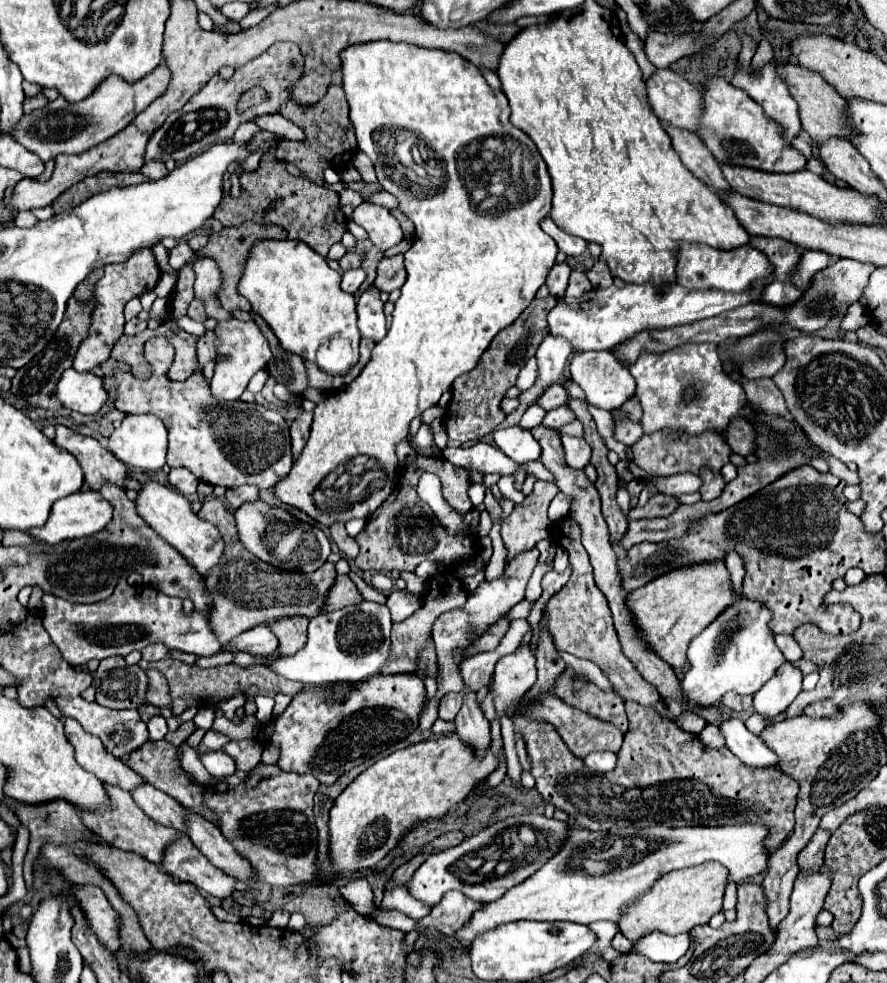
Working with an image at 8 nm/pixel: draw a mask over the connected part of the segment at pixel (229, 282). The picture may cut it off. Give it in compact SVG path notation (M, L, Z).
M240 223L236 227L222 227L220 231L212 233L208 237L208 243L196 251L198 257L210 257L218 263L218 269L222 271L222 287L230 287L230 313L240 309L240 311L250 311L250 303L248 299L240 297L238 291L236 291L236 285L242 277L242 269L244 269L244 263L246 263L246 257L248 257L248 251L250 247L254 245L256 239L286 239L286 231L282 227L276 227L276 225L262 225L262 223Z

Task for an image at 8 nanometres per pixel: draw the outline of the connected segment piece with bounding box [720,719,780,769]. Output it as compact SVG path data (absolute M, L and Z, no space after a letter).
M724 719L720 723L720 729L726 737L726 747L744 765L754 769L780 769L776 753L772 753L758 735L750 733L740 719Z

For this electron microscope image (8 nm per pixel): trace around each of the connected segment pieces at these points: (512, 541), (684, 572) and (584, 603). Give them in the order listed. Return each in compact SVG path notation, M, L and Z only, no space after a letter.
M536 481L530 497L520 505L514 505L514 511L502 521L502 539L508 549L508 559L532 549L542 539L550 539L552 521L548 519L546 509L556 493L558 487L554 483Z
M724 561L716 563L702 563L692 567L674 569L648 585L632 591L626 599L628 613L634 619L634 625L640 629L644 643L648 649L660 655L670 667L678 669L686 665L686 649L688 643L704 629L708 627L720 611L724 611L732 597L732 581L728 575L728 569L724 567Z
M566 517L566 519L556 523L556 529L560 529L560 531L554 531L554 541L568 551L570 565L572 565L572 577L570 577L568 585L564 585L546 603L546 617L548 617L546 625L548 625L550 633L554 635L556 649L566 651L566 653L570 653L578 659L588 659L588 661L596 663L604 671L608 681L616 687L616 691L620 691L620 697L624 701L636 701L644 707L650 707L652 703L660 701L662 697L656 691L656 687L652 687L636 671L636 667L632 667L632 663L622 653L618 635L616 635L614 625L612 625L612 615L610 615L610 609L608 609L608 601L604 597L604 593L600 593L600 589L594 583L592 565L588 561L588 553L582 547L582 541L580 541L578 523L572 517Z

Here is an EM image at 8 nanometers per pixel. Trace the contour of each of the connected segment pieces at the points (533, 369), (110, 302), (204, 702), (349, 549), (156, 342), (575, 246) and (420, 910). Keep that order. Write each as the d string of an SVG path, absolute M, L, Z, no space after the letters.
M536 357L528 359L528 363L522 367L520 375L518 375L518 381L516 381L516 387L520 391L526 391L530 389L534 383L536 383L536 375L538 375L538 365L536 365Z
M150 249L136 251L136 255L132 255L132 259L124 261L124 263L112 263L106 267L104 277L96 283L96 289L94 289L98 307L92 315L90 335L88 335L88 339L82 341L82 345L76 353L76 359L74 359L76 371L92 371L94 367L98 367L100 363L104 363L110 357L114 343L124 333L124 305L132 297L138 297L144 291L152 291L156 281L158 281L158 273L160 273L160 269L158 269L158 263L156 263Z
M162 659L162 661L152 661L152 663L142 661L140 665L144 665L144 669L158 669L158 671L162 671L166 675L168 685L170 685L170 695L172 695L172 701L174 701L172 713L176 713L176 715L180 715L186 707L198 707L198 709L214 707L216 703L220 703L224 699L230 699L230 697L234 697L238 693L248 695L244 711L246 711L246 715L254 715L256 713L254 697L258 693L266 695L266 697L276 697L278 693L294 697L296 693L300 693L304 689L304 683L280 679L280 675L276 675L274 671L268 671L268 667L264 667L264 665L254 665L254 667L242 669L242 667L234 665L234 663L230 663L230 665L222 665L222 667L200 669L196 665L180 663L178 659Z
M334 523L334 525L330 527L330 537L332 537L332 541L338 545L340 553L346 555L348 559L354 559L354 557L358 555L358 545L356 545L356 541L346 533L344 523Z
M152 337L144 345L144 357L152 365L152 375L148 379L136 379L128 371L120 373L116 371L116 383L118 383L118 399L116 409L126 413L152 413L156 415L168 429L168 465L170 467L186 467L192 471L198 479L210 483L210 485L222 485L222 487L240 487L240 485L256 485L262 487L274 487L282 477L288 475L292 469L292 453L290 453L290 435L288 425L284 417L274 411L266 409L258 403L218 403L210 395L210 385L206 383L204 375L200 371L194 371L186 381L170 381L168 369L174 361L174 347L164 337Z
M546 217L540 225L542 225L542 229L556 241L558 249L564 251L566 255L576 257L576 255L580 255L580 253L586 249L586 245L588 245L584 239L580 239L580 237L572 237L572 235L568 235L568 233L564 233L564 231L562 231L550 217Z
M388 883L386 889L384 889L382 907L392 907L396 911L402 911L402 913L406 913L412 919L422 919L432 909L426 903L420 903L418 899L408 895L406 885L392 885L392 883Z

